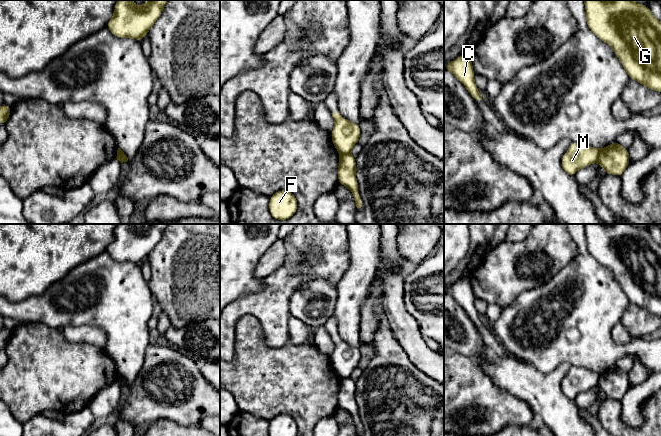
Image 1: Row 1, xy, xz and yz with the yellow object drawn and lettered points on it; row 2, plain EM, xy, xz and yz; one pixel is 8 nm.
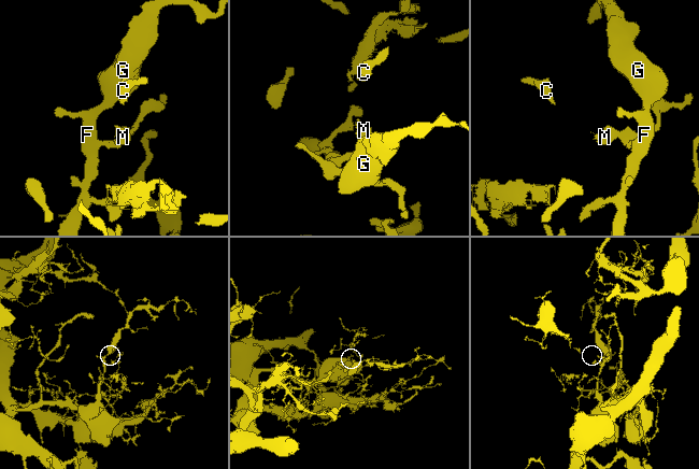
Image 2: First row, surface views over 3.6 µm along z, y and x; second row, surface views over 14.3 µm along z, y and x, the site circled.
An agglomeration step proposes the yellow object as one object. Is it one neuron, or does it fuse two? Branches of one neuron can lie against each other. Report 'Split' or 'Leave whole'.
Split

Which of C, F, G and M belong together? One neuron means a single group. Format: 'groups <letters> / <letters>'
groups C M / F G

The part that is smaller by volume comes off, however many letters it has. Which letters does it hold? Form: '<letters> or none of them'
C, M

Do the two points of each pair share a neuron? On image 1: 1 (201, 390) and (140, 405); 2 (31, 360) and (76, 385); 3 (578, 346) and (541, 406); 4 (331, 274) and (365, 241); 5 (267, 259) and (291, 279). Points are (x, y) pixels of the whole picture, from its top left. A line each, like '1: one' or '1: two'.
1: one
2: one
3: two
4: two
5: two

